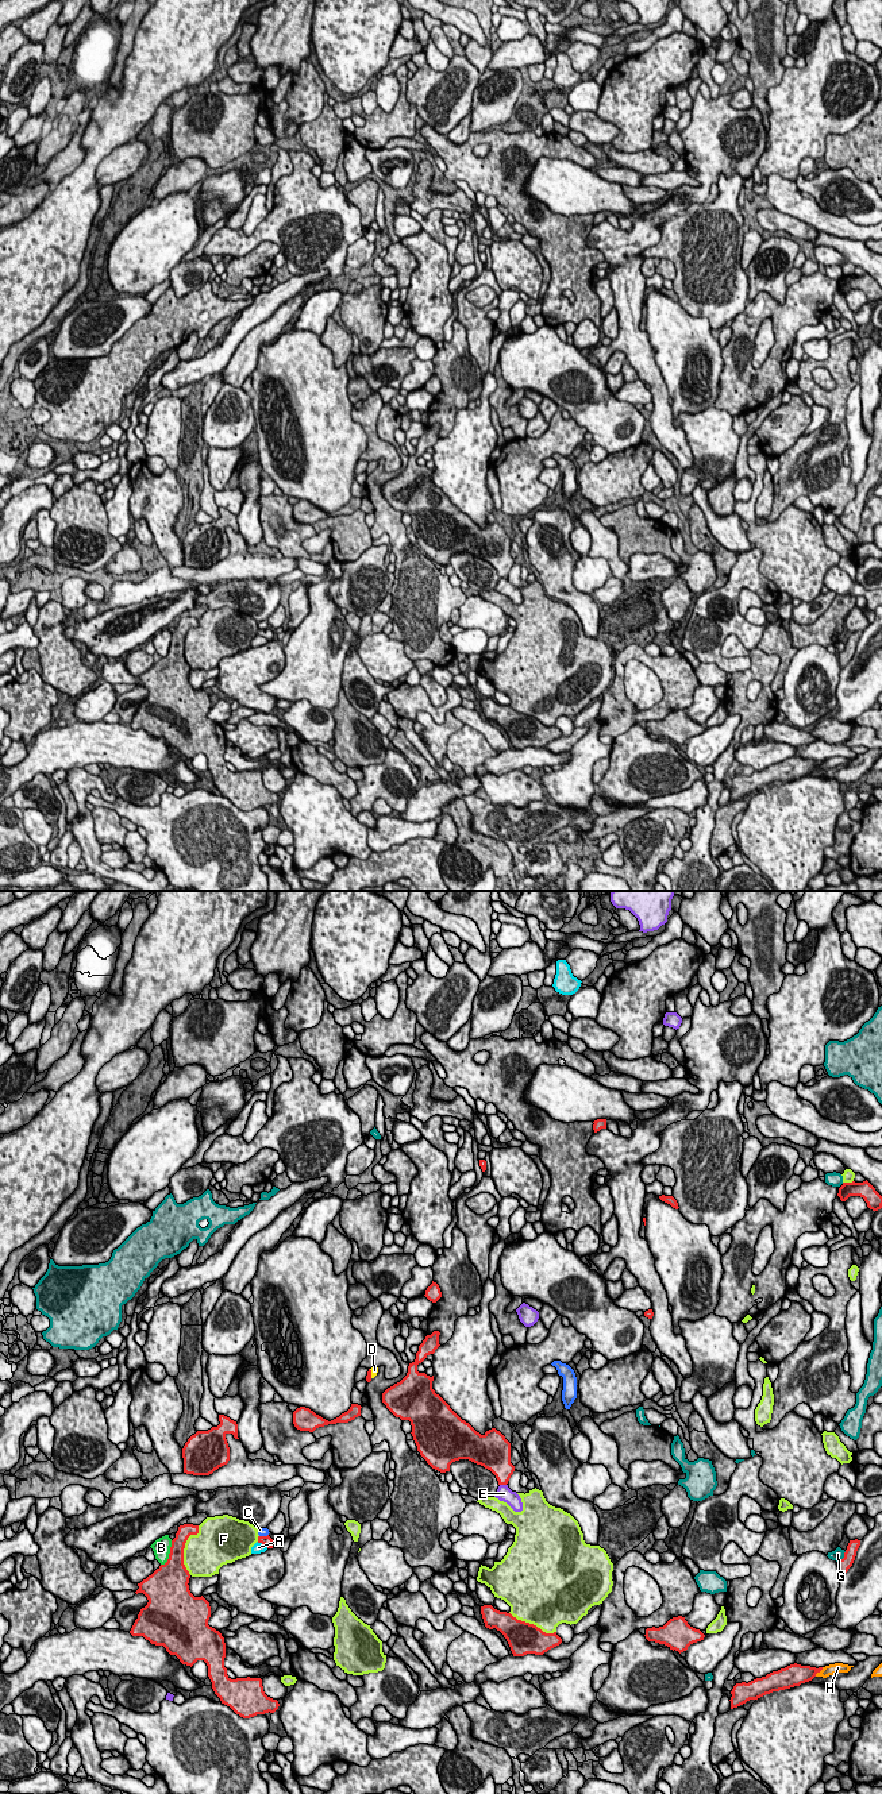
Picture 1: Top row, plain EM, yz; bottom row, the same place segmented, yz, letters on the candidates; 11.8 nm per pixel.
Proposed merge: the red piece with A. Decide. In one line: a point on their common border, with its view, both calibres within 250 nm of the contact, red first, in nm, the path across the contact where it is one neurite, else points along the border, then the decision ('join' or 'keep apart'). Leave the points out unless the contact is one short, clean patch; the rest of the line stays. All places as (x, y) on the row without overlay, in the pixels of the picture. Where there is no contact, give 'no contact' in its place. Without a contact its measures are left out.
contact yz (262, 636); calibres 120 and 130 nm; keep apart

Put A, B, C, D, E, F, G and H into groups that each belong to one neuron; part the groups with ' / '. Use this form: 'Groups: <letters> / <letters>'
Groups: A / B / C / D / E / F / G / H

